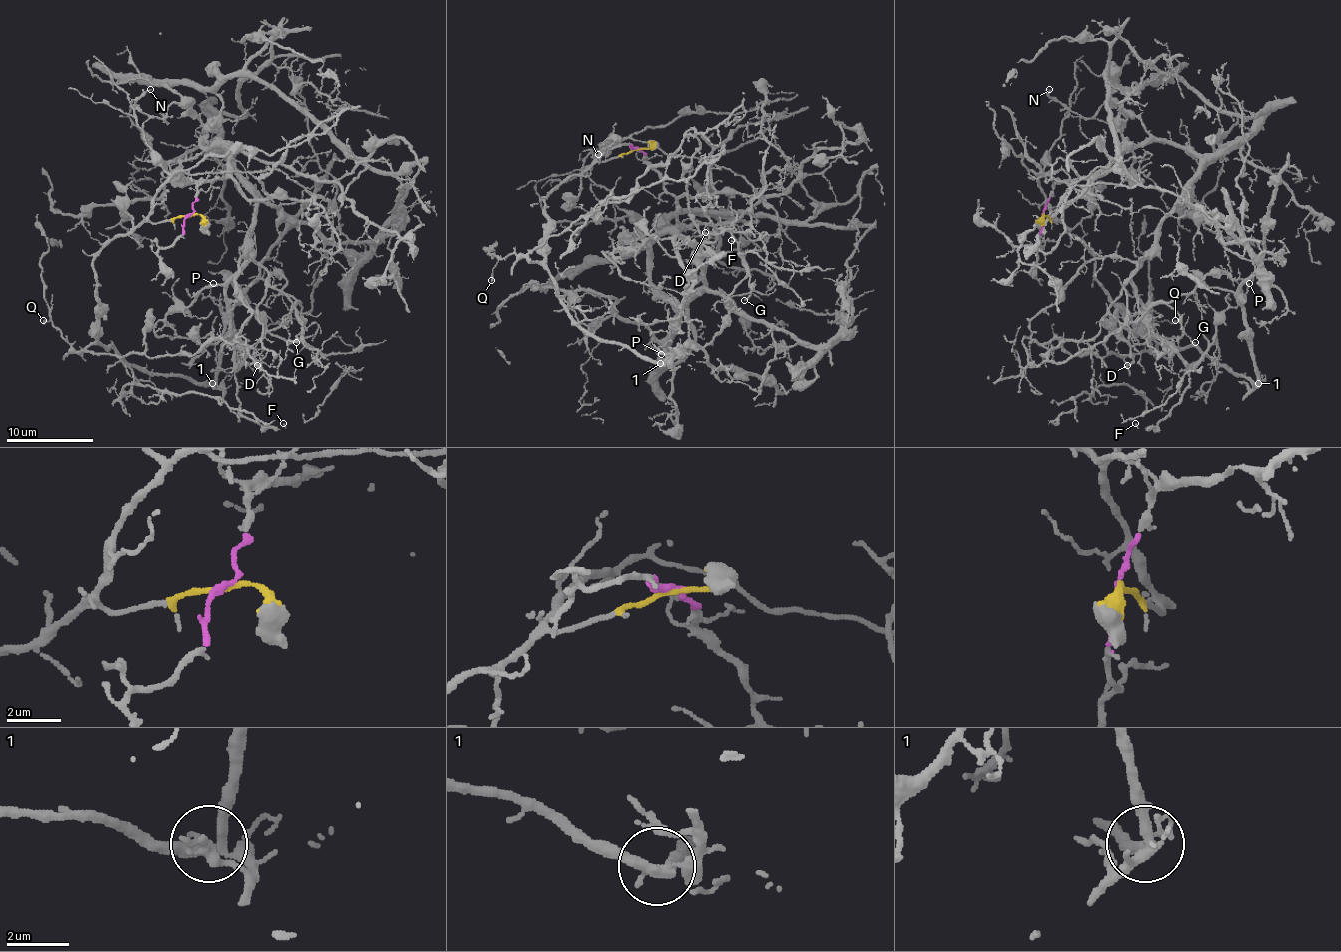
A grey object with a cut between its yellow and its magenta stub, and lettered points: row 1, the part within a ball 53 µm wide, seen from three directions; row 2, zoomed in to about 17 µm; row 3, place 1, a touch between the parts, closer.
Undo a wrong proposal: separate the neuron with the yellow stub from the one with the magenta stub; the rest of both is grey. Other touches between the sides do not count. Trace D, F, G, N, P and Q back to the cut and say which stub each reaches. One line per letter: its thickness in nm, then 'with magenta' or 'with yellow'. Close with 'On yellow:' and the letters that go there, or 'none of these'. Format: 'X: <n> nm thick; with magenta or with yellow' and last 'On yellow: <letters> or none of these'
D: 150 nm thick; with yellow
F: 100 nm thick; with magenta
G: 100 nm thick; with yellow
N: 200 nm thick; with magenta
P: 110 nm thick; with magenta
Q: 150 nm thick; with yellow
On yellow: D, G, Q

